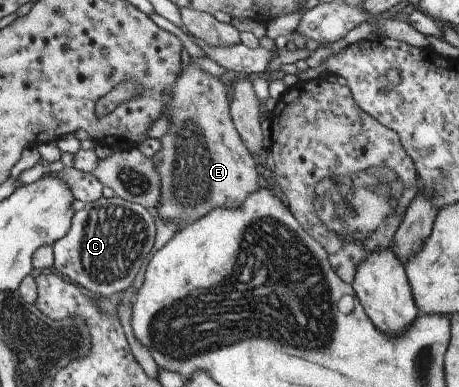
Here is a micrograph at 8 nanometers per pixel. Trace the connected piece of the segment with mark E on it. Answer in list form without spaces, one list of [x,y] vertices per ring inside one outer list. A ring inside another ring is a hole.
[[[190,61],[179,72],[171,92],[171,100],[163,110],[163,113],[169,116],[169,132],[160,139],[161,150],[152,156],[152,160],[155,170],[161,176],[161,200],[157,212],[164,220],[175,220],[183,228],[215,208],[239,208],[245,198],[251,192],[257,192],[260,187],[253,155],[245,148],[243,138],[233,124],[228,82],[203,72],[199,64]]]

